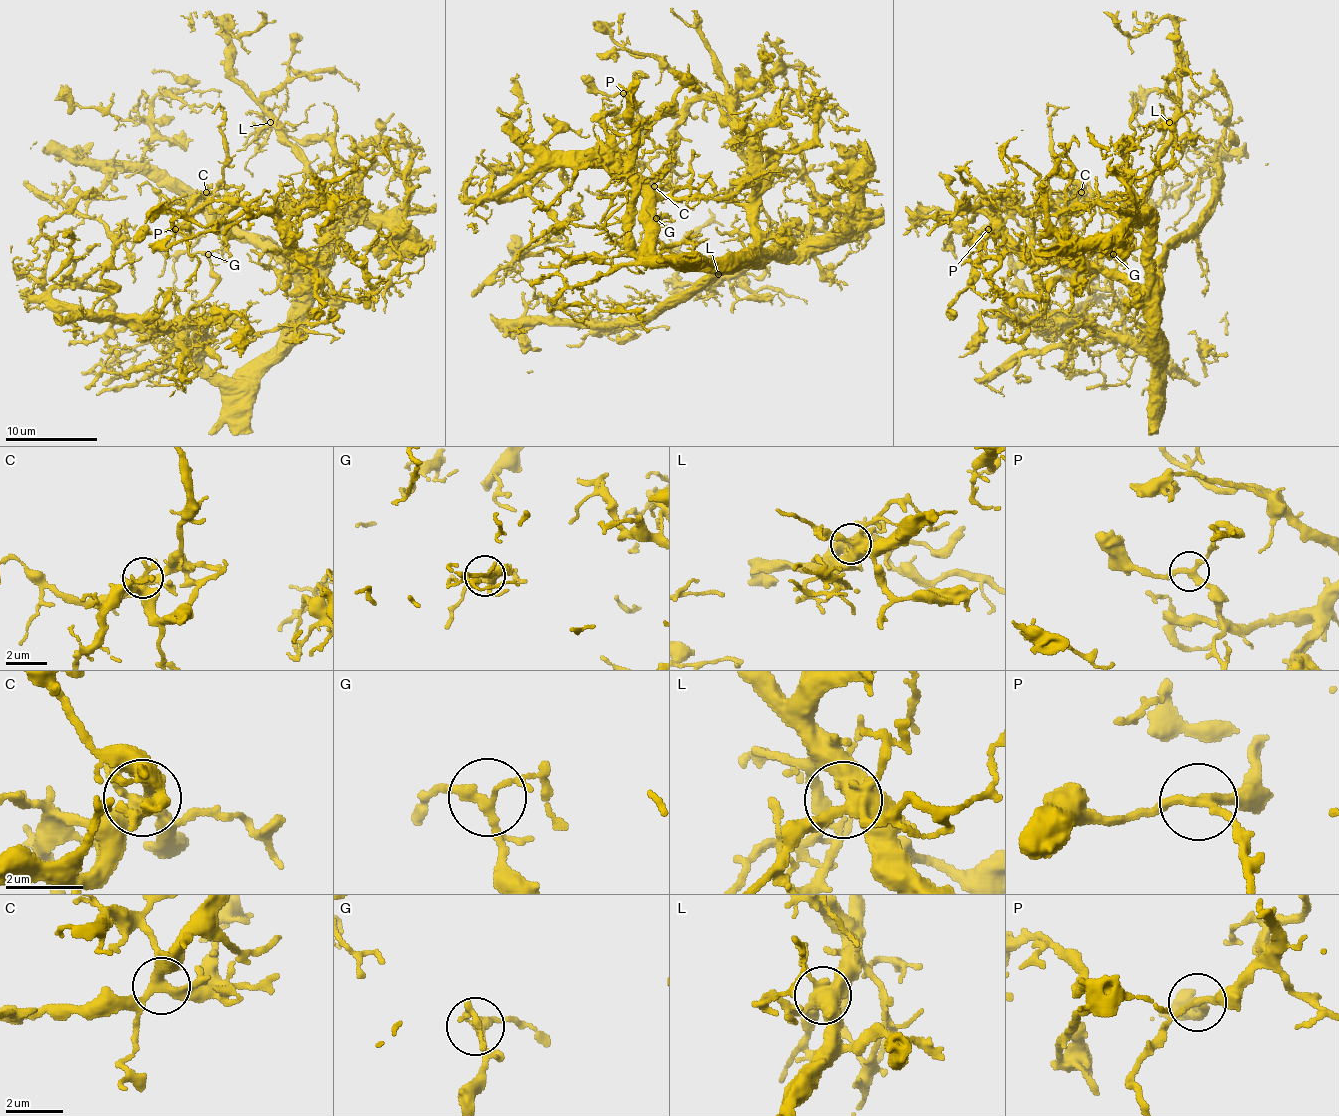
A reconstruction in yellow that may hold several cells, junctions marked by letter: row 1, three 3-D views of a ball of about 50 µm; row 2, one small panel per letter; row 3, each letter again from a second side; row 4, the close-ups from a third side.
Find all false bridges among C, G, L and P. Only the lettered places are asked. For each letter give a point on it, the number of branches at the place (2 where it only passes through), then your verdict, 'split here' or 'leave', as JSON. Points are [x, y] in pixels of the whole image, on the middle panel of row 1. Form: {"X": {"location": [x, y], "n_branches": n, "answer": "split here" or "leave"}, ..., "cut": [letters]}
{"C": {"location": [654, 186], "n_branches": 6, "answer": "leave"}, "G": {"location": [656, 218], "n_branches": 3, "answer": "leave"}, "L": {"location": [718, 274], "n_branches": 5, "answer": "leave"}, "P": {"location": [623, 93], "n_branches": 3, "answer": "leave"}, "cut": []}

